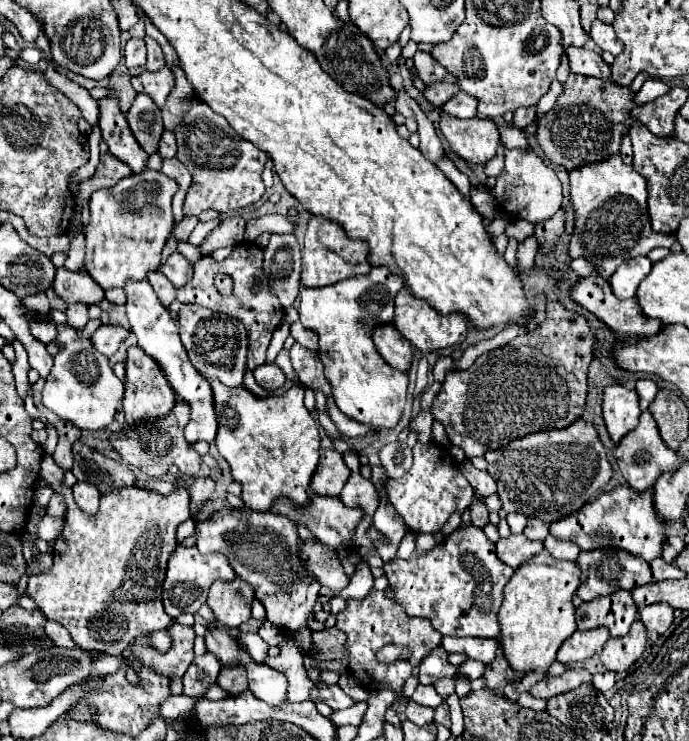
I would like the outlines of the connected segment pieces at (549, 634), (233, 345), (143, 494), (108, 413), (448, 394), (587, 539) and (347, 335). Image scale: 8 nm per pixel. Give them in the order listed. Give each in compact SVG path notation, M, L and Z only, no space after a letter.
M543 550L541 554L529 558L523 566L519 566L515 570L515 574L511 576L511 580L505 586L503 606L499 610L499 622L501 622L501 638L499 638L499 642L503 646L507 662L515 670L519 670L519 672L535 670L535 672L543 672L543 674L547 672L547 668L555 660L555 654L557 654L559 646L563 644L563 640L567 640L577 630L575 606L573 606L571 598L577 592L579 584L581 584L581 568L577 566L577 562L557 560L547 550Z
M183 304L179 310L179 334L181 342L189 354L191 364L205 378L221 380L223 384L239 386L243 382L243 374L247 370L247 332L239 320L233 316L223 316L211 312L197 304Z
M51 476L51 486L65 496L67 522L53 548L53 566L43 574L29 576L29 596L35 598L49 620L59 622L69 630L77 646L121 656L123 648L127 648L127 644L135 640L135 636L143 632L163 630L167 628L167 624L171 624L171 618L165 614L161 604L163 576L167 568L167 556L171 556L171 548L175 548L177 544L175 530L181 522L191 518L191 500L187 498L185 488L175 488L169 496L161 496L143 488L121 488L107 492L107 496L101 498L99 512L95 516L87 516L75 506L71 488L63 488L61 482L63 476Z
M57 324L57 340L63 346L61 352L55 356L55 364L51 368L51 374L47 376L45 388L43 388L43 404L55 412L61 418L67 418L81 430L105 430L113 418L117 408L121 406L123 398L123 382L115 376L115 372L109 366L109 358L95 350L89 336L81 336L81 330L69 326L69 324Z
M551 300L547 302L547 320L537 330L517 336L503 348L481 354L467 370L447 370L445 382L433 402L431 414L445 426L451 444L459 446L469 460L475 456L485 456L487 450L497 450L507 442L531 432L565 428L581 418L581 412L585 408L587 368L593 358L593 346L595 336L587 318L567 310L561 302Z
M617 486L611 492L601 494L597 500L585 504L579 512L553 522L551 534L561 540L577 542L581 550L607 548L607 546L623 548L651 562L657 556L661 556L663 544L667 540L665 528L667 528L667 522L657 514L653 506L653 488L637 492L629 486Z
M383 266L371 268L367 276L353 276L351 280L341 280L339 284L331 284L327 288L301 288L299 298L299 320L305 328L317 332L319 336L319 358L325 366L325 376L333 388L335 404L343 414L357 422L371 424L375 428L393 428L405 408L407 402L407 386L409 386L409 374L401 372L397 368L391 368L381 354L377 352L373 340L371 340L371 328L379 322L393 320L393 298L403 288L403 278L391 274Z

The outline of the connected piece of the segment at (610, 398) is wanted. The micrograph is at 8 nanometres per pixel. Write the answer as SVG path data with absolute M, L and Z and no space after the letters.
M611 384L603 392L603 418L613 438L619 442L623 434L633 430L639 422L641 408L635 390L627 390L623 384Z

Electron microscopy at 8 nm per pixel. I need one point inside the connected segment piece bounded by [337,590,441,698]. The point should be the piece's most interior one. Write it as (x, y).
(369, 624)

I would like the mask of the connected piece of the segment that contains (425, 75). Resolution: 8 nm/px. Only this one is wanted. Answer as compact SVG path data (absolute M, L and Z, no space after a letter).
M417 50L417 54L413 56L413 60L415 60L415 68L419 70L419 76L421 76L421 80L425 84L431 84L431 82L437 82L437 80L445 80L445 82L455 82L457 80L429 52Z

